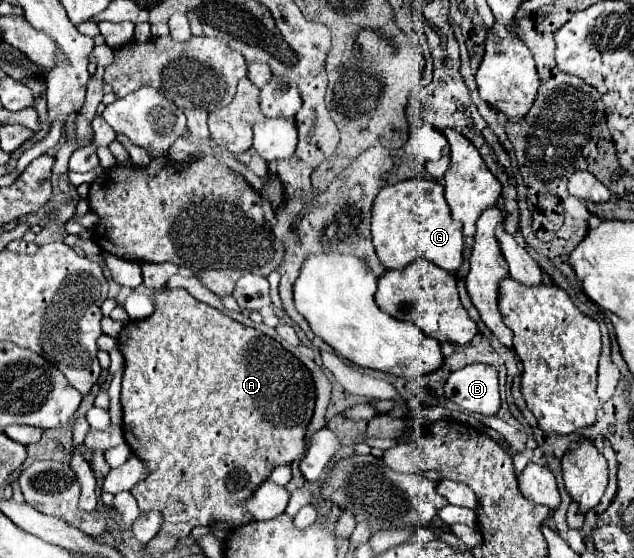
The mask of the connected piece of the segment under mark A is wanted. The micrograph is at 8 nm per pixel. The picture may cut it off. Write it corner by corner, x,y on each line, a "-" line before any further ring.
183,288
157,292
155,294
155,312
145,320
129,322
123,328
123,332
119,334
117,342
125,356
125,374
123,374
123,390
121,390
125,442
131,446
133,454
137,458
141,458
149,468
149,476
143,482
135,484
135,488
131,488
131,494
135,496
141,512
159,510
163,514
161,532
173,534
175,538
185,538
191,534
191,530
195,526
209,526
215,520
227,518
235,526
249,522
251,518
239,506
243,502
243,498
251,496
255,492
255,488
263,480
269,478
269,474
273,472
275,466
291,464
295,458
301,458
301,454
305,452
305,432
307,432
307,426
311,422
315,408
315,384
313,384
309,370
291,352
287,352
277,340
261,334
255,328
249,328
249,326
243,326
243,324
231,320
229,316
221,314
219,310
215,310
199,300
193,300
193,296

